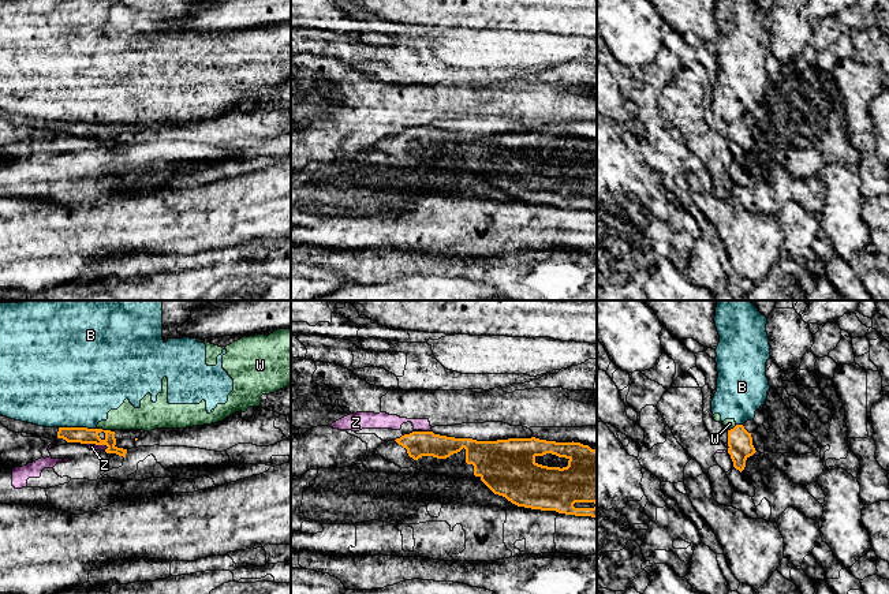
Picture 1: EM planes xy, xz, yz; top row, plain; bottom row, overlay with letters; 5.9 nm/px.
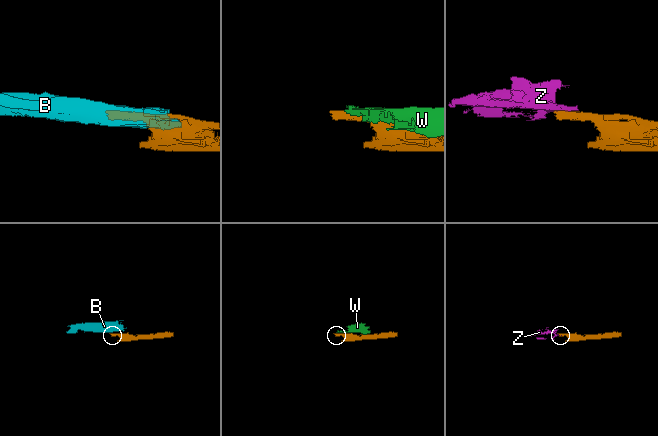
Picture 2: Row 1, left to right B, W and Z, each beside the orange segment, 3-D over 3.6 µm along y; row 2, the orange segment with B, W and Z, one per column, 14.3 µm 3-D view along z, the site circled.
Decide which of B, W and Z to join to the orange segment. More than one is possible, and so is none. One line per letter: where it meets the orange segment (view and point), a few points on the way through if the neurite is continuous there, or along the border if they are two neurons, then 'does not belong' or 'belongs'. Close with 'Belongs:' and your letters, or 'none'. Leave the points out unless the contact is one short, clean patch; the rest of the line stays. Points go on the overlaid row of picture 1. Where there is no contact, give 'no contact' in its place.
B: contact xy (78, 428); border xy (59, 426), (96, 429); does not belong
W: contact xy (104, 430); does not belong
Z: contact xy (97, 444); border xy (85, 443), (108, 447); does not belong
Belongs: none

